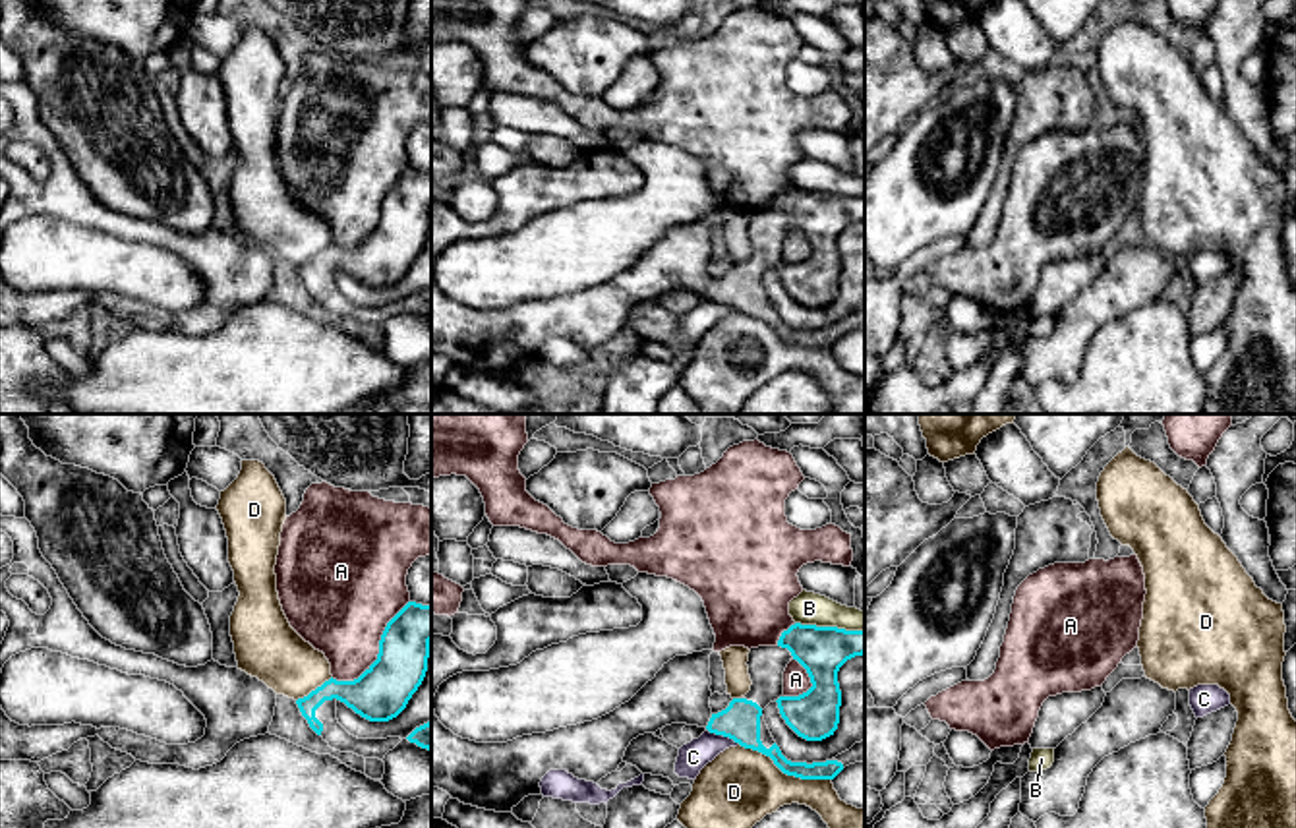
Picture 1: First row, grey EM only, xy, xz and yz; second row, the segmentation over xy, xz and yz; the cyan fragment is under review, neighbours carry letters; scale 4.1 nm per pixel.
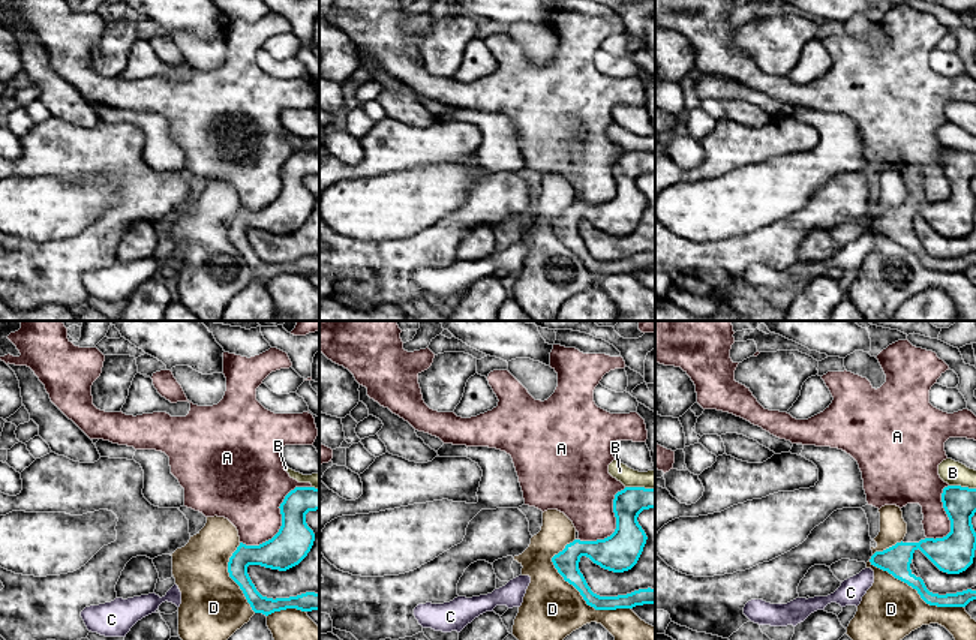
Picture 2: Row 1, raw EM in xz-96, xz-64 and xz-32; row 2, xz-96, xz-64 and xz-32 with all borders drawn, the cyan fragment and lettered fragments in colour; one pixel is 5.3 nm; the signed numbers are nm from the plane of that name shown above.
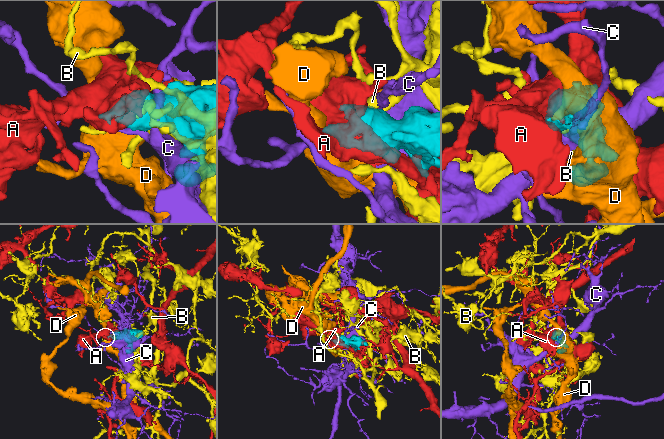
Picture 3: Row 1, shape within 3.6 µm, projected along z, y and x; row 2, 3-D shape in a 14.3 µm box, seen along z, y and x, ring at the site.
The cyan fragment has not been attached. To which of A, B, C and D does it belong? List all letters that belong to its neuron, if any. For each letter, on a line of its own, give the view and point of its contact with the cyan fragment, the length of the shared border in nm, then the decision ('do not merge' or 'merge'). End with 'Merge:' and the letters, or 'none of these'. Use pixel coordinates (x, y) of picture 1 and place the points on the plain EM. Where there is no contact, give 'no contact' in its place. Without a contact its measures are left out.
A: contact xy (380, 217); length 460 nm; do not merge
B: contact xz (830, 194); length 300 nm; do not merge
C: contact xz (724, 302); length 150 nm; do not merge
D: contact xz (786, 339); length 420 nm; do not merge
Merge: none of these

